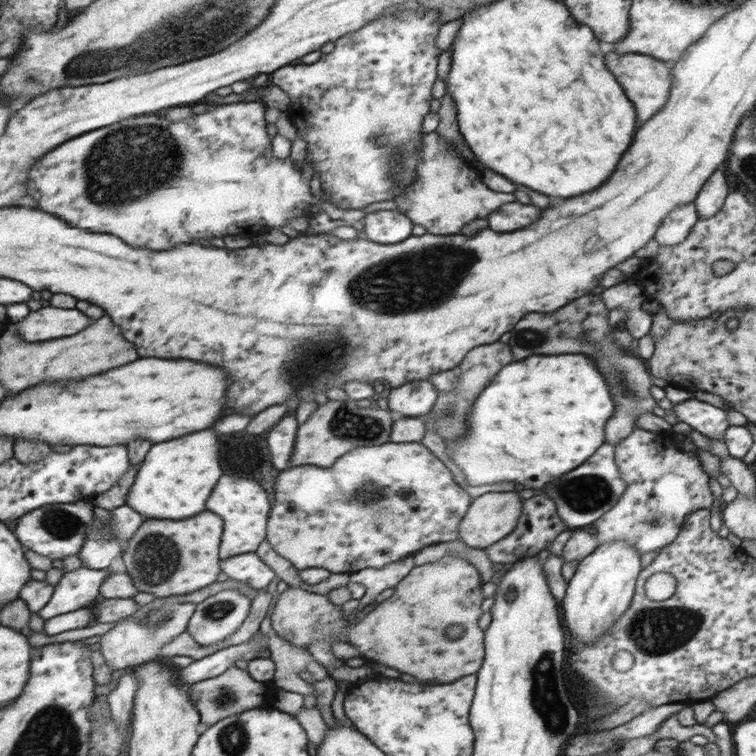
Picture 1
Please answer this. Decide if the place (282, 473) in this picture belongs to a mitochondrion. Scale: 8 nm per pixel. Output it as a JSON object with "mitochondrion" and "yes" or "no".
{"mitochondrion":"no"}

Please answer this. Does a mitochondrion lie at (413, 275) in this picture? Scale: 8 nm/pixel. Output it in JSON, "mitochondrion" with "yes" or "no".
{"mitochondrion":"yes"}

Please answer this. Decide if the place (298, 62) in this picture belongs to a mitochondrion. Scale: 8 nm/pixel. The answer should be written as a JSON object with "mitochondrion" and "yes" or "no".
{"mitochondrion":"no"}

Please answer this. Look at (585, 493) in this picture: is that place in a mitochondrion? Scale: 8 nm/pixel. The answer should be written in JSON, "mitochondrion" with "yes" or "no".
{"mitochondrion":"yes"}

